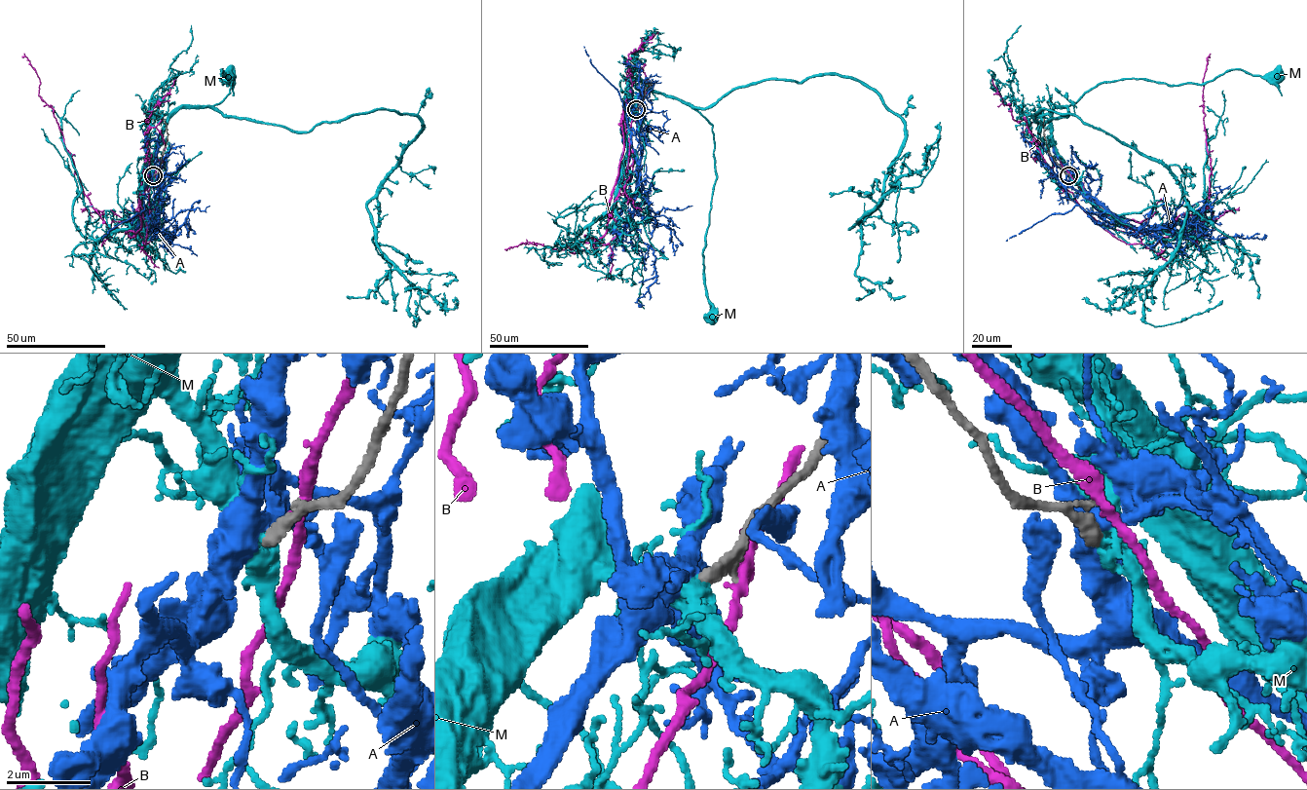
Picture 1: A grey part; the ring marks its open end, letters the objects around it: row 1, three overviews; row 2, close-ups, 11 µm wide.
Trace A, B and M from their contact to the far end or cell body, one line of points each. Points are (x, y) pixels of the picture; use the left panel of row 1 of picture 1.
A: (154, 174), (142, 194), (148, 215), (142, 225), (153, 224), (173, 236), (162, 237)
B: (155, 173), (150, 224), (130, 237), (126, 232), (141, 226), (139, 194), (149, 152), (144, 120), (175, 79)
M: (153, 175), (149, 163), (164, 124), (180, 108), (218, 104), (234, 78), (223, 84), (221, 70), (229, 76)

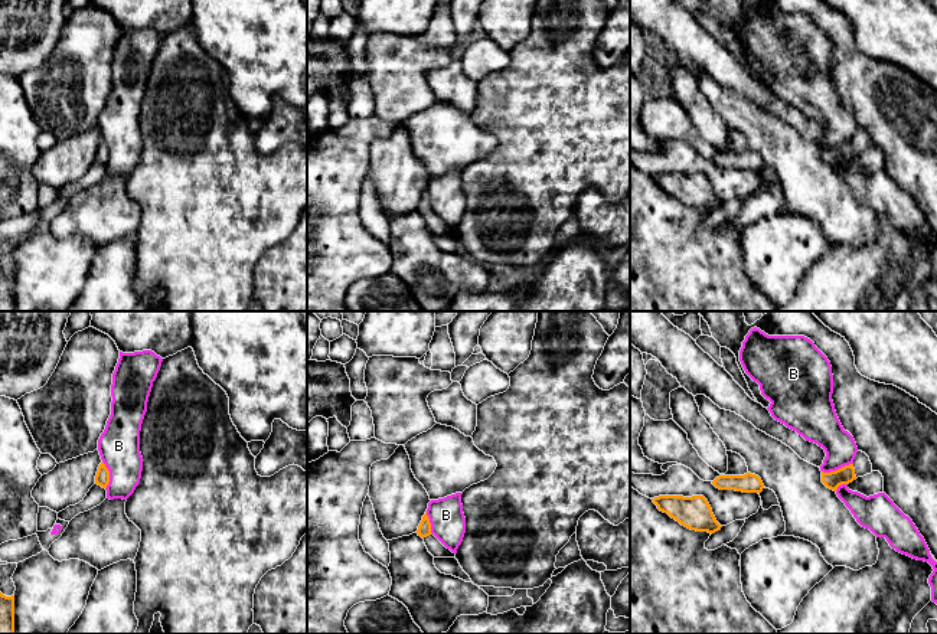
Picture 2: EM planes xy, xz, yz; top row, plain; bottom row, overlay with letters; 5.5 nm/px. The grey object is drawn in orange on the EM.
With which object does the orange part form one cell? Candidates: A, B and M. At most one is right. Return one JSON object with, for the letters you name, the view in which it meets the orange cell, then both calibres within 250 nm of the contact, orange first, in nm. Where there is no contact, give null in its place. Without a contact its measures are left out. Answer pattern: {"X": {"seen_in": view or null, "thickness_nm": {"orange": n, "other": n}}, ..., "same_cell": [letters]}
{"same_cell": []}

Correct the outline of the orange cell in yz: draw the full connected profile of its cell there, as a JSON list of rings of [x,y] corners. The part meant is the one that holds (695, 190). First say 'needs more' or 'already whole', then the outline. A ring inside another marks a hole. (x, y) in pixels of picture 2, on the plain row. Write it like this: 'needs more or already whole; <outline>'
already whole; [[[659,173],[652,176],[657,186],[667,190],[682,203],[696,207],[715,210],[721,207],[708,177],[703,173]]]

